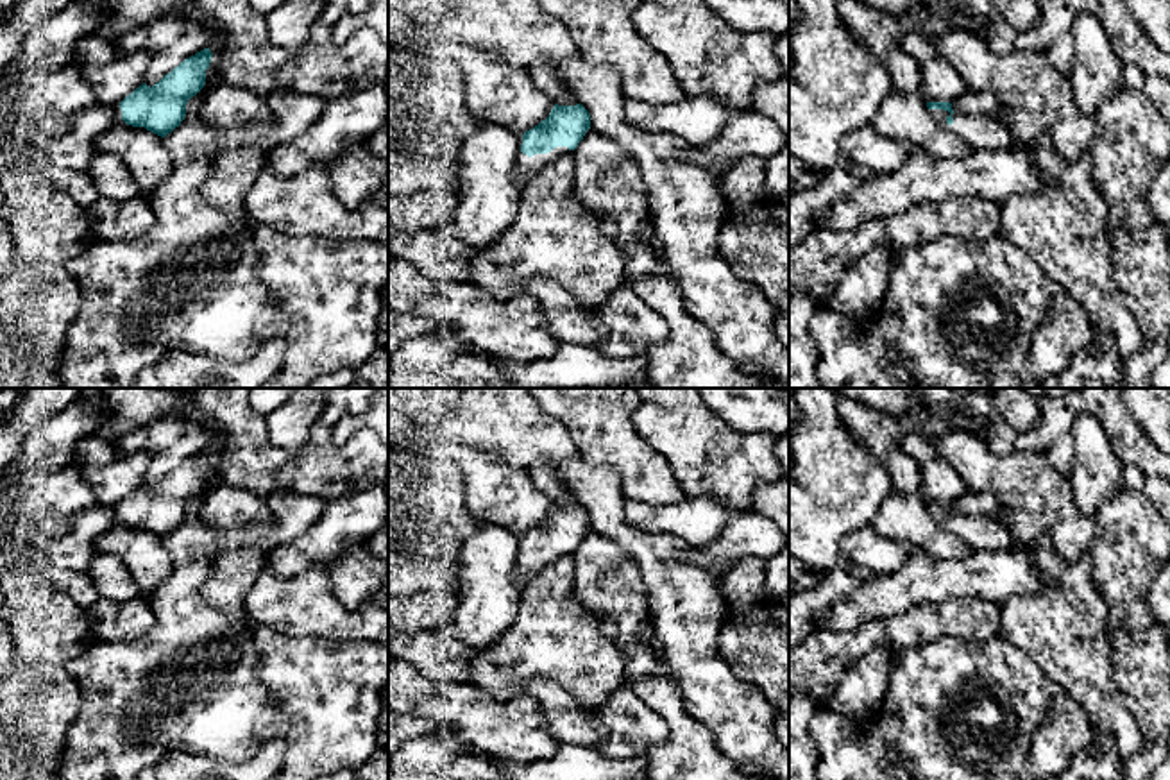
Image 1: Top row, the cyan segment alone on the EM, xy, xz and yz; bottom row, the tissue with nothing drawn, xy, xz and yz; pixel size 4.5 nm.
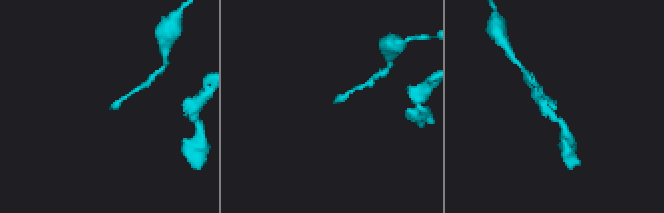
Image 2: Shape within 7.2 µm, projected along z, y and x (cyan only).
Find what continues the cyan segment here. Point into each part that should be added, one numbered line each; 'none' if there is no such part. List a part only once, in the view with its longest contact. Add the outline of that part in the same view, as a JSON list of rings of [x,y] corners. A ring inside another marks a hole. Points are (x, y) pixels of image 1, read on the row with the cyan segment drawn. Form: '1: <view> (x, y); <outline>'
1: xz (526, 169); [[[522,134],[517,136],[517,154],[515,154],[515,184],[519,191],[553,159],[572,154],[567,147],[556,147],[547,154],[535,154],[528,157],[521,152]]]

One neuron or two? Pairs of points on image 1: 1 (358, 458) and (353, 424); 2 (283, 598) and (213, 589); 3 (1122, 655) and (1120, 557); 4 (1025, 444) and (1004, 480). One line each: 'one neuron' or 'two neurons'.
1: two neurons
2: two neurons
3: one neuron
4: two neurons

